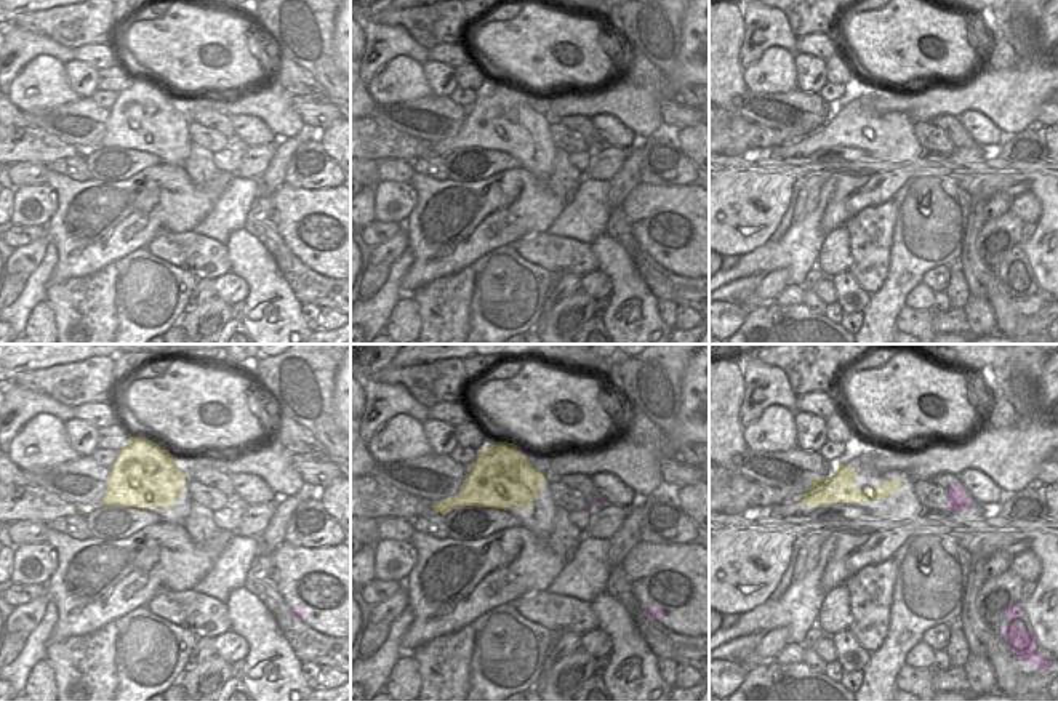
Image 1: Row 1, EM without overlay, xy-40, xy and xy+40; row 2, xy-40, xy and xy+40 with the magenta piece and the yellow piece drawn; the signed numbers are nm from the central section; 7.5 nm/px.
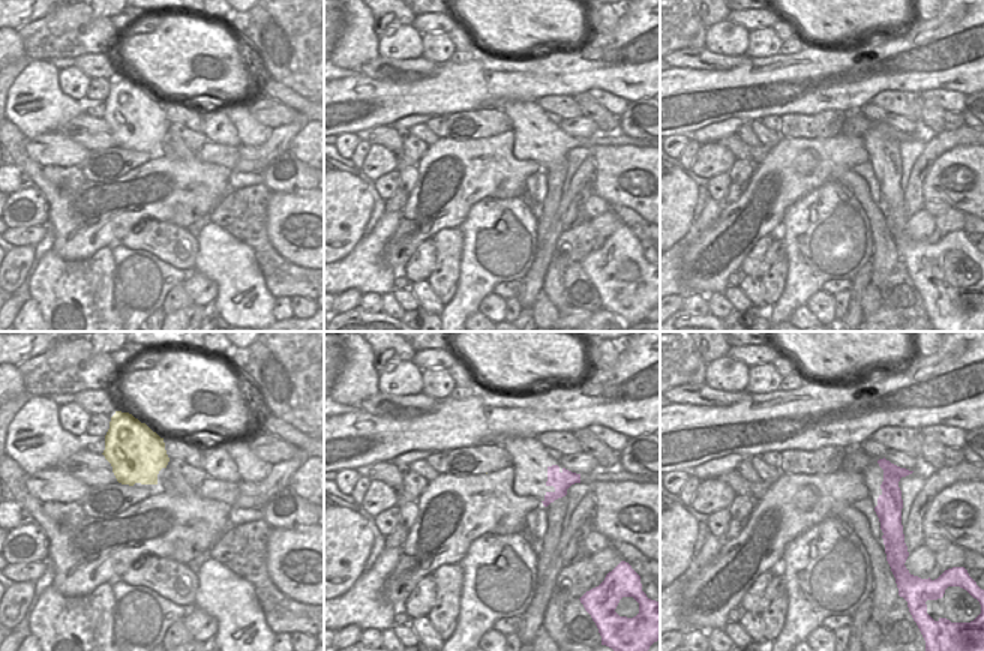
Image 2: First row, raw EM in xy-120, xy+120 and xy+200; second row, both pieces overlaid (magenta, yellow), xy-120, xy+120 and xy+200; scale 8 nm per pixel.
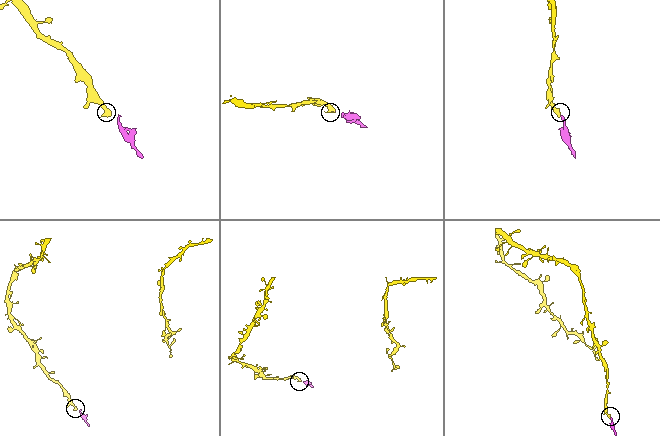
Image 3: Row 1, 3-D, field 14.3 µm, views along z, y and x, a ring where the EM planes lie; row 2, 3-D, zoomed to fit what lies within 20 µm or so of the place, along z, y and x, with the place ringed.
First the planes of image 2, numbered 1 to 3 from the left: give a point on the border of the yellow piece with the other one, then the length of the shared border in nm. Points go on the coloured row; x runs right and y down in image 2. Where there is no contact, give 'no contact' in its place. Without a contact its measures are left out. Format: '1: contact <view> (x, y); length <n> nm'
1: no contact
2: no contact
3: no contact

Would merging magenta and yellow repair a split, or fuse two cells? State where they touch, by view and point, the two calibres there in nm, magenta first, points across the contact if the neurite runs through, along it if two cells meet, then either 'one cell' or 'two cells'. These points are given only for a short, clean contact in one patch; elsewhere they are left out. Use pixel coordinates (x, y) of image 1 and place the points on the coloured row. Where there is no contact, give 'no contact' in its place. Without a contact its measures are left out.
contact xy (517, 448); calibres 20 and 460 nm; one cell

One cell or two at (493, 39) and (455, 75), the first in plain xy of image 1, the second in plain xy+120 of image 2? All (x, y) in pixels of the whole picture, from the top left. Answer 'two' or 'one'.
two

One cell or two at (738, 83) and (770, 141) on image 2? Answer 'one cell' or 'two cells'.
two cells

